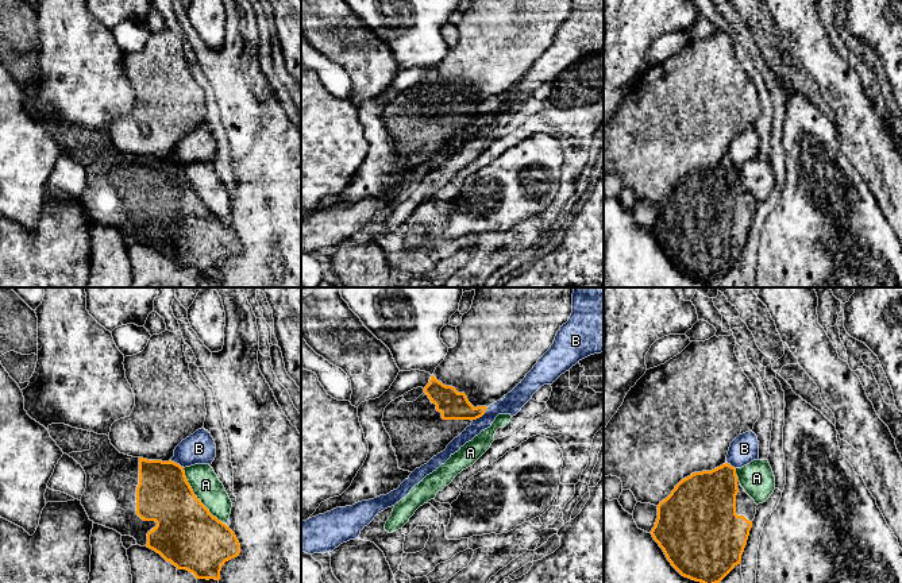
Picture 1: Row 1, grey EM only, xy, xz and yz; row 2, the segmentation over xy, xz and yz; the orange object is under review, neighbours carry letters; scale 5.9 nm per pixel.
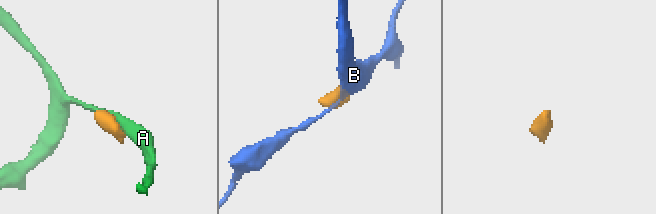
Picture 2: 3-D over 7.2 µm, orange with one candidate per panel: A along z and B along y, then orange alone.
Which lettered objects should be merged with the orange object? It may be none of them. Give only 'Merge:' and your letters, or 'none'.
Merge: none

